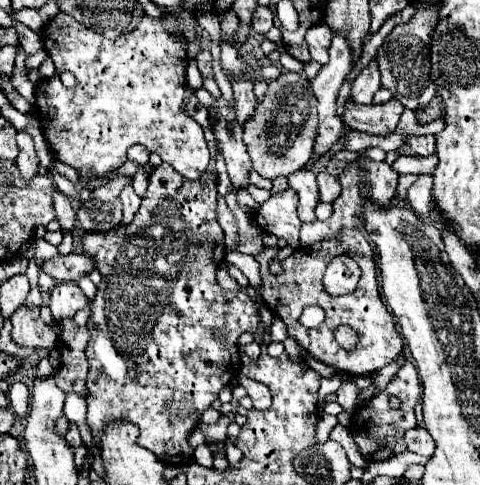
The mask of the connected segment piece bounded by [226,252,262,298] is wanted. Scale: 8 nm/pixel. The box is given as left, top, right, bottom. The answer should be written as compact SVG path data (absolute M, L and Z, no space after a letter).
M228 252L226 262L240 268L244 272L244 276L250 280L250 286L256 290L258 298L262 298L262 276L260 276L260 266L258 266L256 258L240 254L240 252Z

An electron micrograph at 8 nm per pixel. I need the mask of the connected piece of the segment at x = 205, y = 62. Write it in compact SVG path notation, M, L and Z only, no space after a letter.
M202 50L196 56L196 62L198 62L198 68L202 72L202 78L214 78L214 60L212 60L212 54L208 50Z

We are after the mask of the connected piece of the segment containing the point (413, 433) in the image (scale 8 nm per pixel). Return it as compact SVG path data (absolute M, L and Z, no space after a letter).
M422 426L406 432L406 446L410 452L416 452L426 458L430 458L430 454L434 454L434 440Z

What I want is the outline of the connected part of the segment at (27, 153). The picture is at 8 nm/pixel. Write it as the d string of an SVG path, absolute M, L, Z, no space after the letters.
M18 132L16 142L20 148L20 154L16 158L16 166L20 170L20 176L22 176L22 180L32 180L38 174L38 164L40 164L36 150L34 150L32 136L26 132Z

